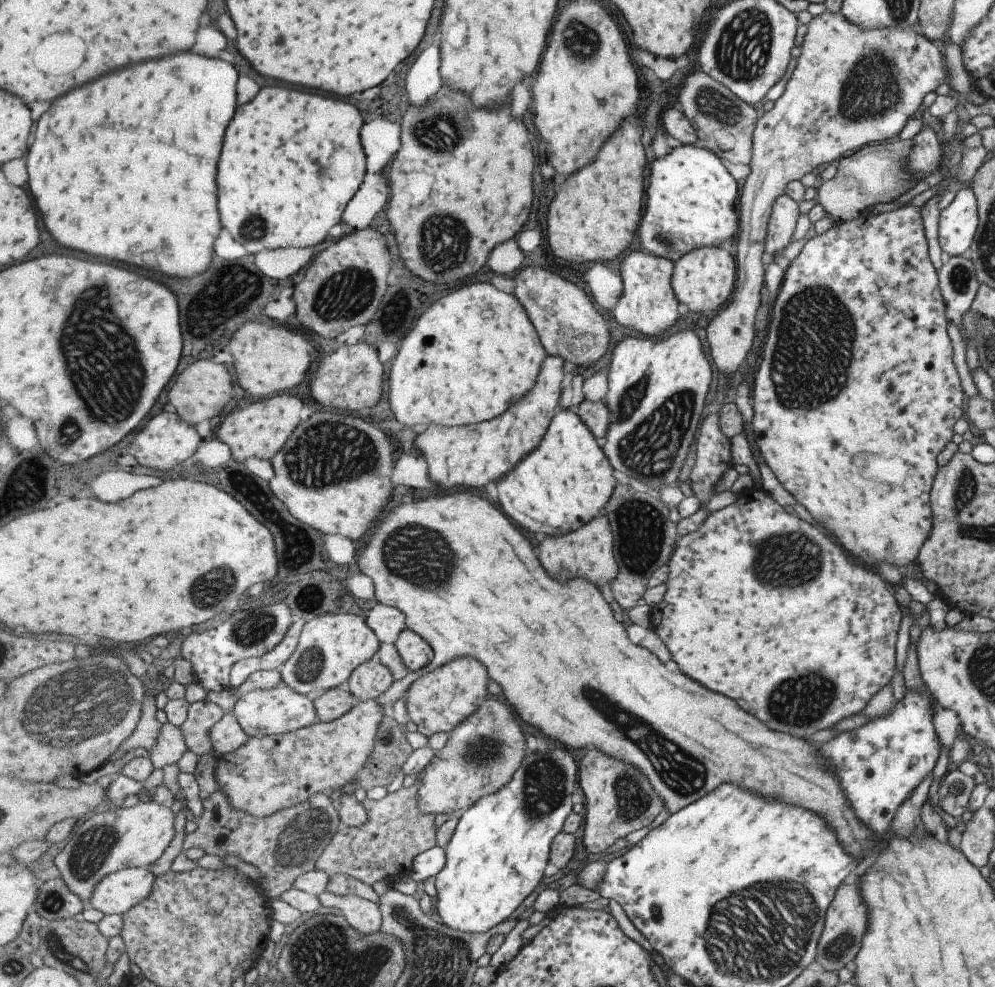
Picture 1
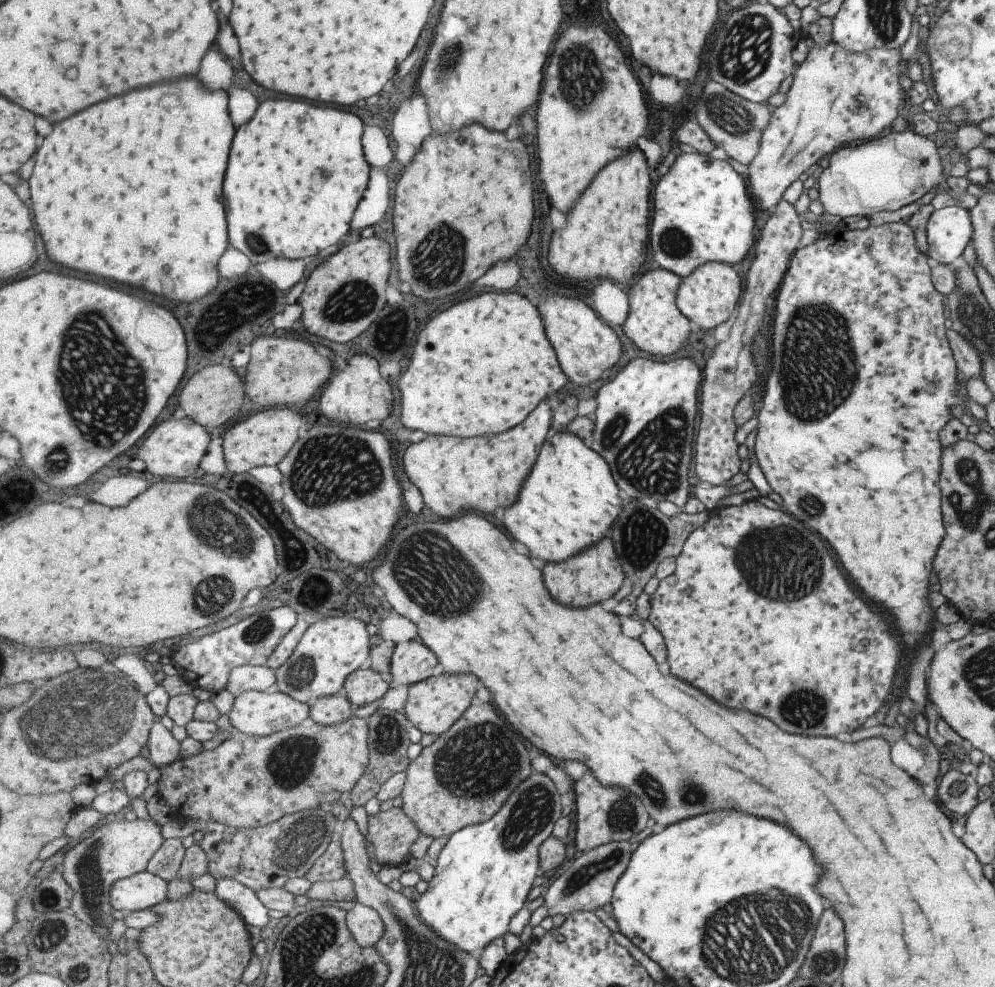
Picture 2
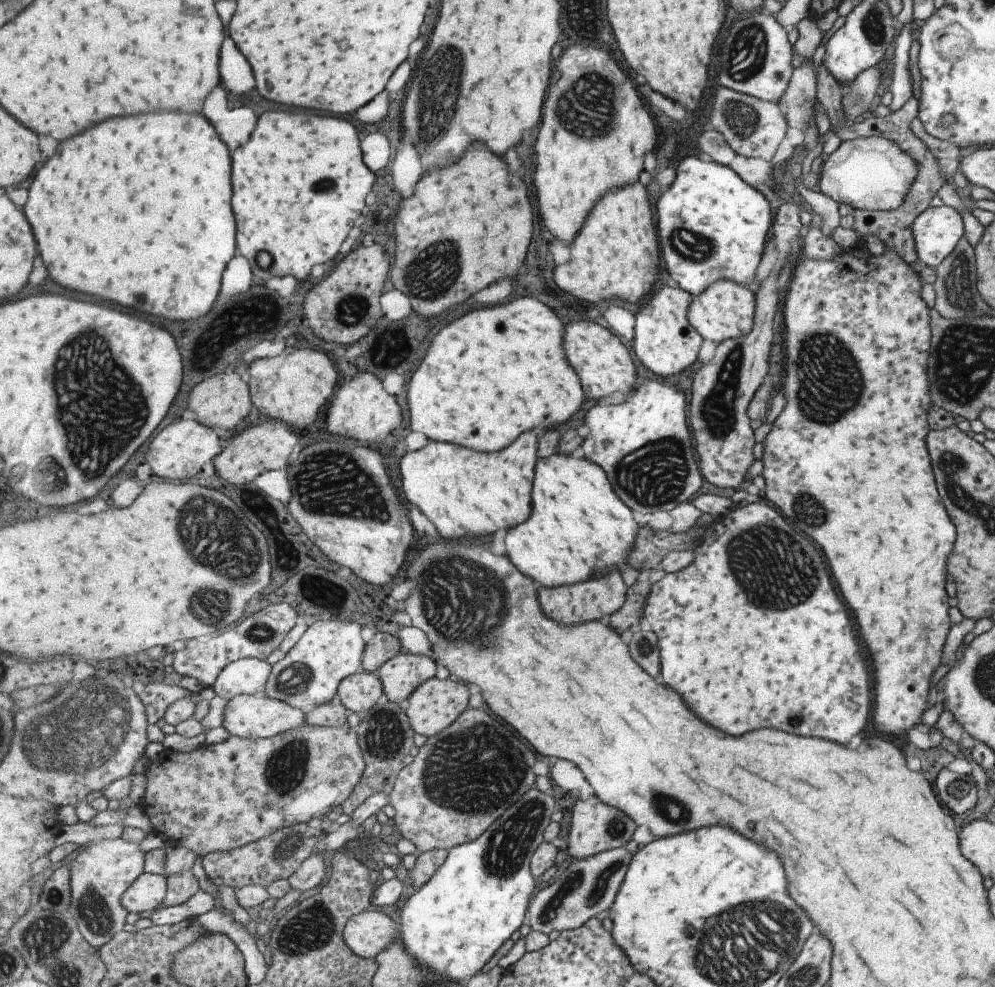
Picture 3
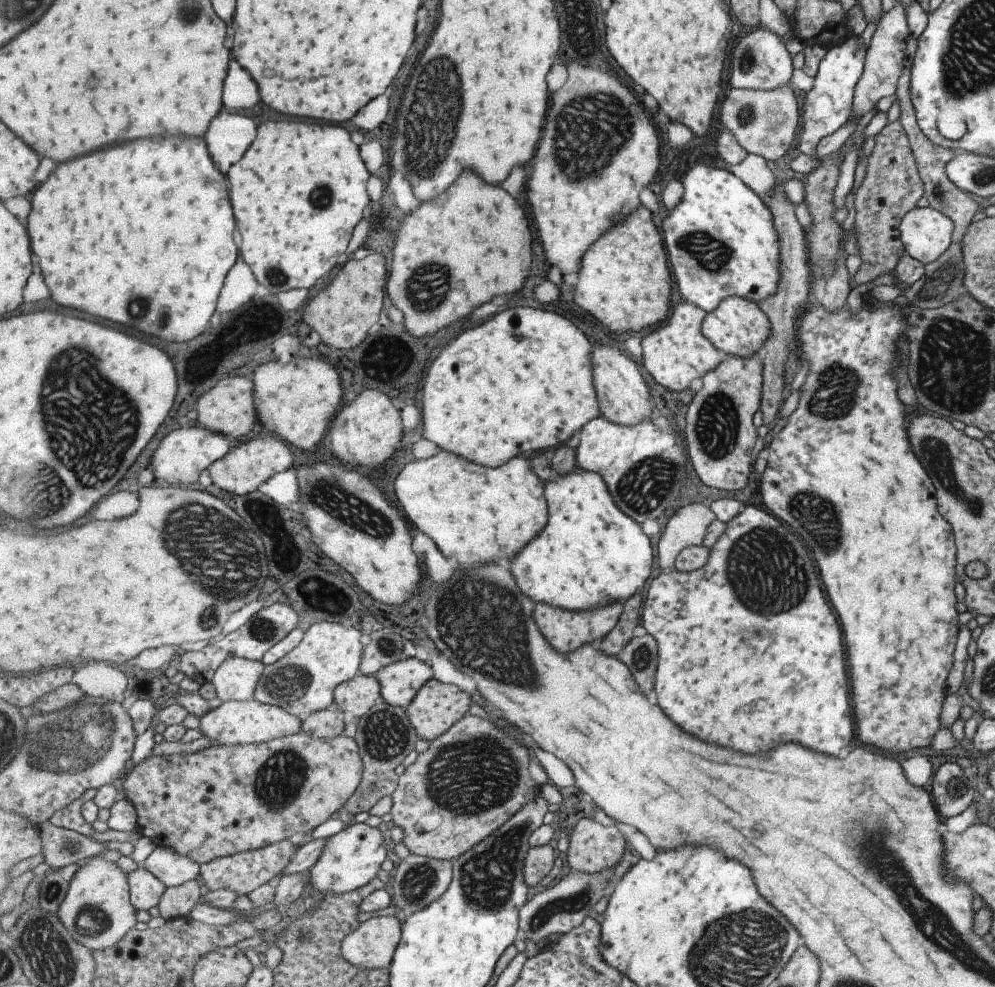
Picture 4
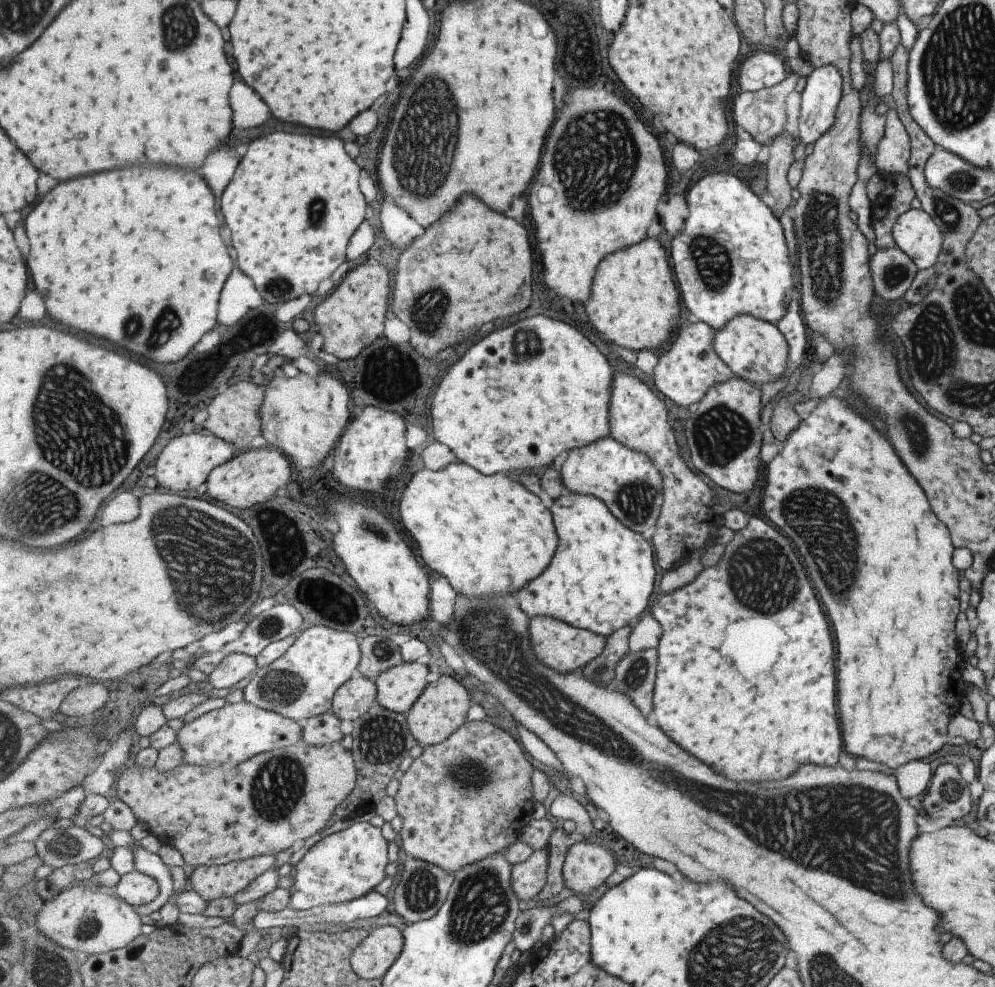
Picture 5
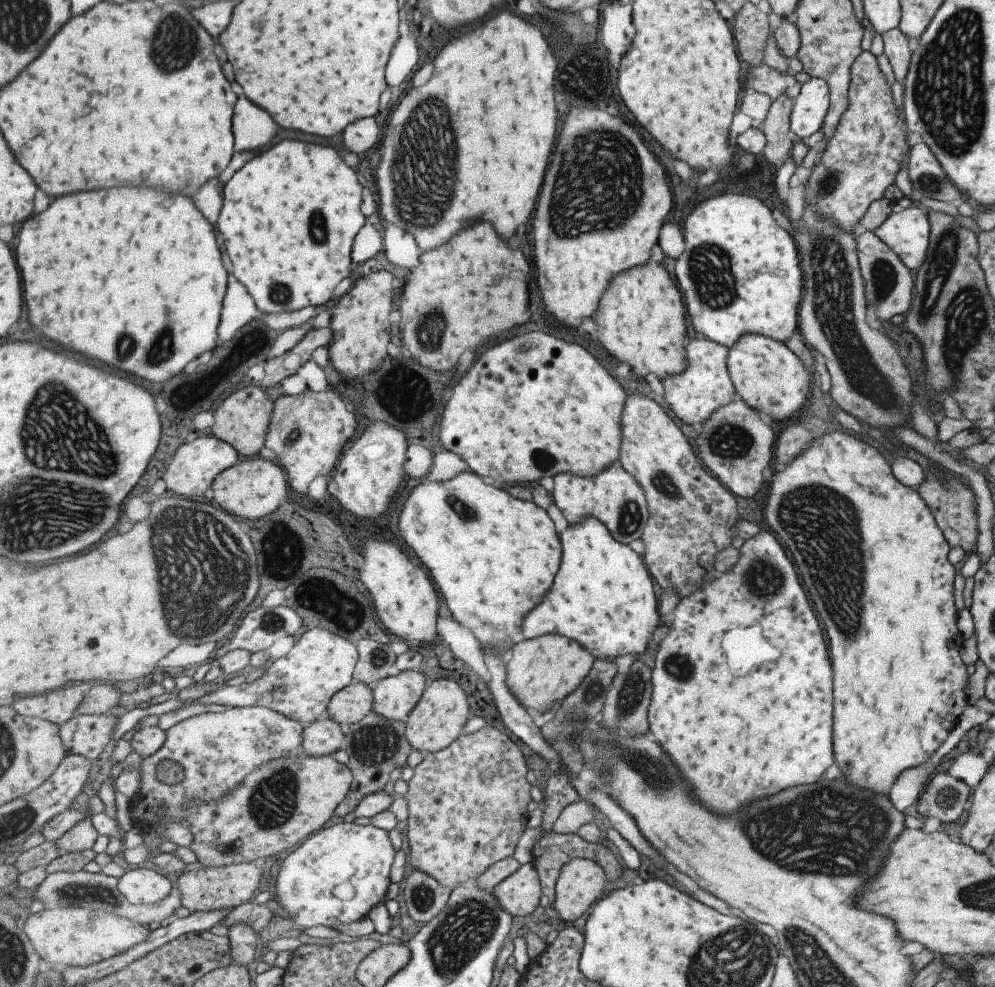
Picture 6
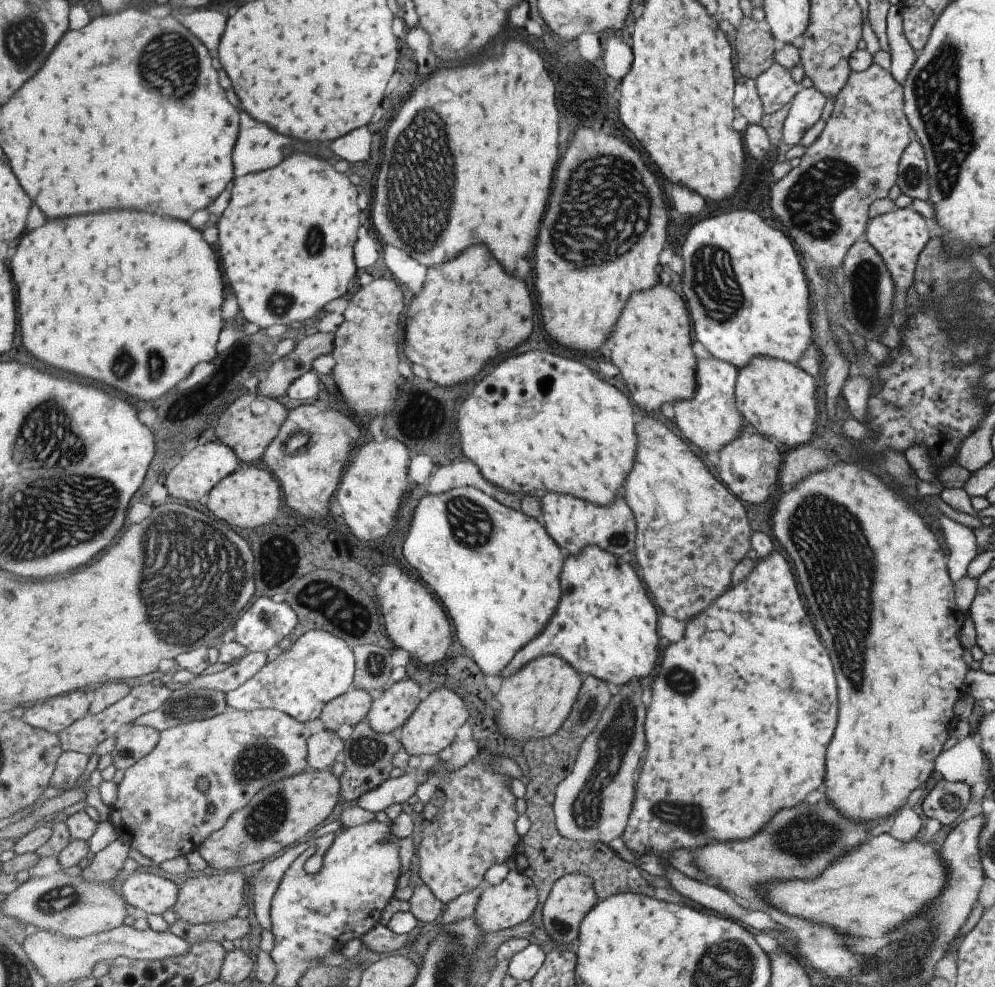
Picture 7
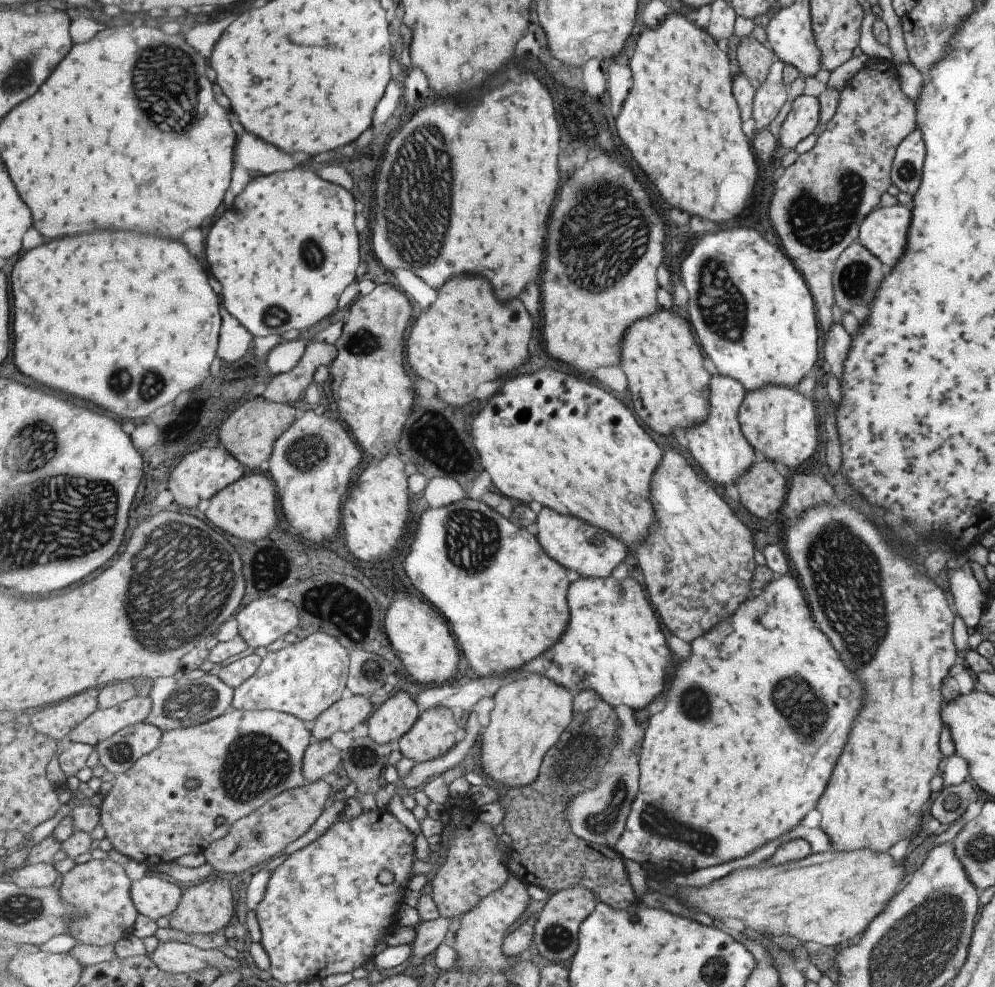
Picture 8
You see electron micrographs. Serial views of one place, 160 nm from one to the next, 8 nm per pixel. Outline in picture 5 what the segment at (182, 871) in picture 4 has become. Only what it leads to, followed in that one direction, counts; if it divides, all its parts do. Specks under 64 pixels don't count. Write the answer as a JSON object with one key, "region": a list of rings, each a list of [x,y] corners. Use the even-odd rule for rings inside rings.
{"region":[[[141,840],[134,842],[134,864],[138,871],[151,875],[159,881],[159,896],[143,906],[133,906],[133,910],[141,915],[149,915],[151,912],[160,910],[161,907],[170,900],[174,894],[174,876],[172,868],[161,860],[161,856],[157,853],[150,852],[141,847]]]}

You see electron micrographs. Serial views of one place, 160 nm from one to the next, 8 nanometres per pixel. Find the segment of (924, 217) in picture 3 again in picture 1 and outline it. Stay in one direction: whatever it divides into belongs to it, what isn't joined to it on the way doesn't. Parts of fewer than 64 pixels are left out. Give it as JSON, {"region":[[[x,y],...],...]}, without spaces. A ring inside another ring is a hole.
{"region":[[[972,187],[961,188],[954,194],[951,203],[940,210],[937,227],[937,240],[944,258],[959,257],[963,254],[971,242],[978,225],[978,214],[976,211],[976,198],[974,197]]]}

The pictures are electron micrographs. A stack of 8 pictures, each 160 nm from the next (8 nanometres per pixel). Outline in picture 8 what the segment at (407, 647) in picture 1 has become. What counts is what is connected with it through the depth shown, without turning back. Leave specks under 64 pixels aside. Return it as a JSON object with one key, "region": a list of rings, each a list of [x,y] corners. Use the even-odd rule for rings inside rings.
{"region":[[[401,690],[395,696],[392,696],[384,702],[367,721],[368,736],[379,744],[389,744],[389,742],[397,745],[399,738],[403,734],[407,734],[413,725],[416,724],[417,719],[421,716],[419,712],[419,704],[415,702],[415,698],[411,698],[408,693]]]}

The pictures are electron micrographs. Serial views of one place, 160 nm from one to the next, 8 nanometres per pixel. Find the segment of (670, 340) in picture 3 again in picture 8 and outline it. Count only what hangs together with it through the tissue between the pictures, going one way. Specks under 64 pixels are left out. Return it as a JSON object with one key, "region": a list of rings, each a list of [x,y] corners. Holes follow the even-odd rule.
{"region":[[[723,374],[711,376],[709,420],[686,431],[688,450],[691,455],[702,470],[705,470],[705,474],[722,488],[737,485],[737,478],[741,478],[757,459],[757,454],[751,449],[749,442],[743,438],[737,420],[737,410],[744,395],[744,387],[735,378],[723,376]]]}

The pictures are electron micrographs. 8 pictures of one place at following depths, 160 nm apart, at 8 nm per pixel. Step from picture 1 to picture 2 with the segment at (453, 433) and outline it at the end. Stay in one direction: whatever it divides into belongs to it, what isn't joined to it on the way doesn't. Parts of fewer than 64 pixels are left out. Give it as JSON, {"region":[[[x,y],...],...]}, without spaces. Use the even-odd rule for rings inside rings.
{"region":[[[552,398],[543,401],[523,424],[507,433],[473,437],[472,439],[449,435],[429,435],[421,442],[411,443],[403,455],[408,480],[419,486],[427,508],[433,510],[441,518],[453,518],[463,510],[477,510],[483,514],[493,514],[497,508],[505,508],[505,504],[509,508],[519,500],[521,488],[524,488],[525,481],[528,480],[528,476],[539,460],[544,444],[551,437],[554,408],[555,402]]]}

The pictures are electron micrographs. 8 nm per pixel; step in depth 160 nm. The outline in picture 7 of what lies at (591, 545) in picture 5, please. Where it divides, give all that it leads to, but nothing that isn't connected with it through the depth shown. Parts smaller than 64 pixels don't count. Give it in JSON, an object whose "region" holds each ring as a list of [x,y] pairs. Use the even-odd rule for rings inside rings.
{"region":[[[598,546],[587,547],[583,553],[573,557],[569,556],[564,564],[561,577],[563,596],[556,616],[548,624],[548,628],[539,637],[525,645],[516,657],[502,670],[500,681],[519,673],[530,662],[536,661],[546,655],[556,655],[567,660],[577,672],[584,677],[592,675],[616,688],[633,683],[633,680],[647,678],[653,668],[657,666],[659,646],[664,646],[664,639],[659,638],[659,610],[649,598],[646,584],[633,570],[631,564],[623,562],[619,557],[609,554]]]}

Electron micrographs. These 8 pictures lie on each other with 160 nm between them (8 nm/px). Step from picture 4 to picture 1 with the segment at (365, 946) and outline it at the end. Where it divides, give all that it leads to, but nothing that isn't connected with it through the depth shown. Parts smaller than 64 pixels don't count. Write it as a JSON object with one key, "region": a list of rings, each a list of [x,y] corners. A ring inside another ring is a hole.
{"region":[[[325,891],[317,898],[323,907],[335,907],[347,919],[353,928],[361,934],[375,934],[382,930],[384,916],[376,902],[359,896],[341,896]]]}

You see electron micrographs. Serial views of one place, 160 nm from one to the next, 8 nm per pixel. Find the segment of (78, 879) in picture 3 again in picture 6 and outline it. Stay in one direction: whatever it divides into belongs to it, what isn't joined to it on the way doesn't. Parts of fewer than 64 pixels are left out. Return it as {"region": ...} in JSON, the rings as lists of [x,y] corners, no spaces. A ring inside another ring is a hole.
{"region":[[[58,907],[31,915],[22,933],[33,943],[44,964],[62,971],[67,966],[93,966],[123,954],[131,946],[145,942],[149,931],[138,922],[111,913],[81,907]]]}

